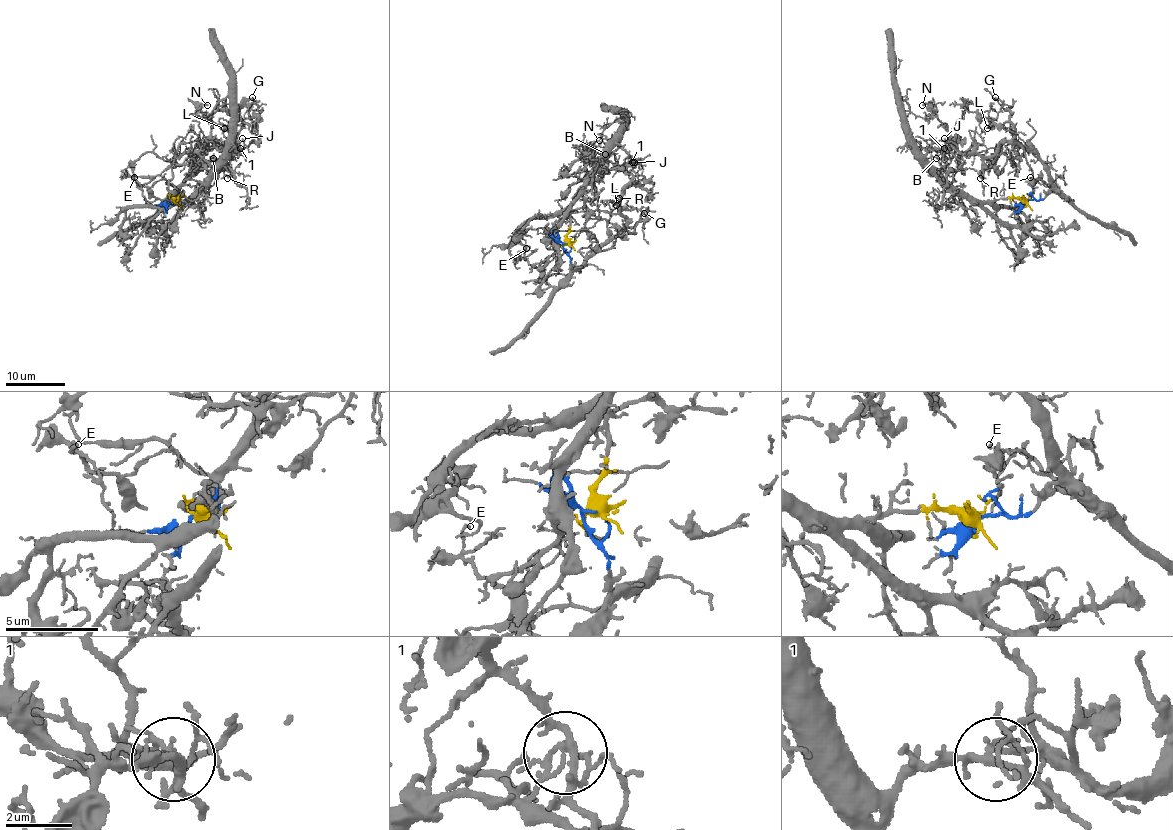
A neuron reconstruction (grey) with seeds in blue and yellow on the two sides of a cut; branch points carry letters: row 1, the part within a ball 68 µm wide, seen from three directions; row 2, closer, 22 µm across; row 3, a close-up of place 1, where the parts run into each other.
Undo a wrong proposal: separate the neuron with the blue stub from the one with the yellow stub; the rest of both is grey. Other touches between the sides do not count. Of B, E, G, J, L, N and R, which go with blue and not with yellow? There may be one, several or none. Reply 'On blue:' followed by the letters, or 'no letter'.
On blue: E, G, L, N, R

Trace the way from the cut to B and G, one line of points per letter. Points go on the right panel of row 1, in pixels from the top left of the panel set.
B: (1027, 199), (972, 200), (927, 162), (929, 157), (936, 157)
G: (1027, 199), (1041, 200), (1052, 178), (1032, 150), (1013, 138), (1009, 122), (997, 125), (1003, 104), (995, 97)

